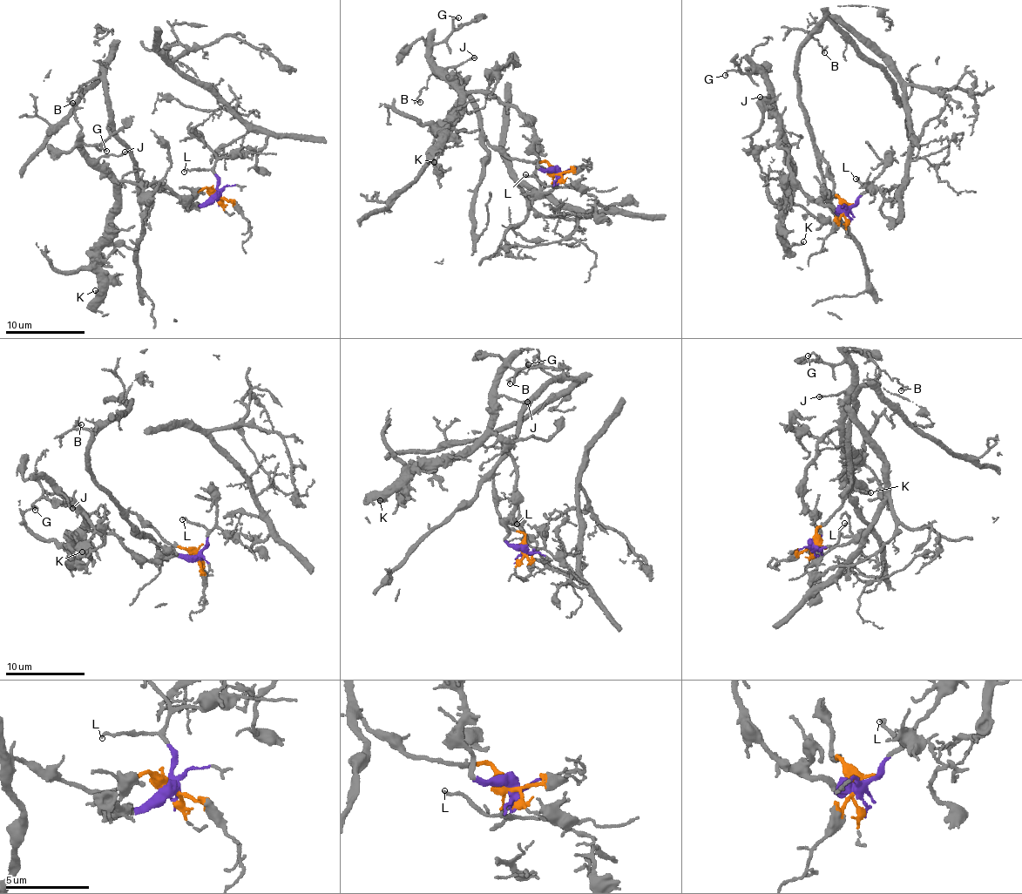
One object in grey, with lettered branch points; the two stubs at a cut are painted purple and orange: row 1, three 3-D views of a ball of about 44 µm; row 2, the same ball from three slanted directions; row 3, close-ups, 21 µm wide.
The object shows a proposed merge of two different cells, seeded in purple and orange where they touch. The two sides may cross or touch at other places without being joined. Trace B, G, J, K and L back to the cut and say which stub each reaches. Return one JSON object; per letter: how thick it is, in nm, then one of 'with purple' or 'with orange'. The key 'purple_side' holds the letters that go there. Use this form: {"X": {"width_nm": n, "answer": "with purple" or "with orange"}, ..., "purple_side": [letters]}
{"B": {"width_nm": 180, "answer": "with orange"}, "G": {"width_nm": 150, "answer": "with purple"}, "J": {"width_nm": 170, "answer": "with purple"}, "K": {"width_nm": 130, "answer": "with purple"}, "L": {"width_nm": 180, "answer": "with purple"}, "purple_side": ["G", "J", "K", "L"]}

